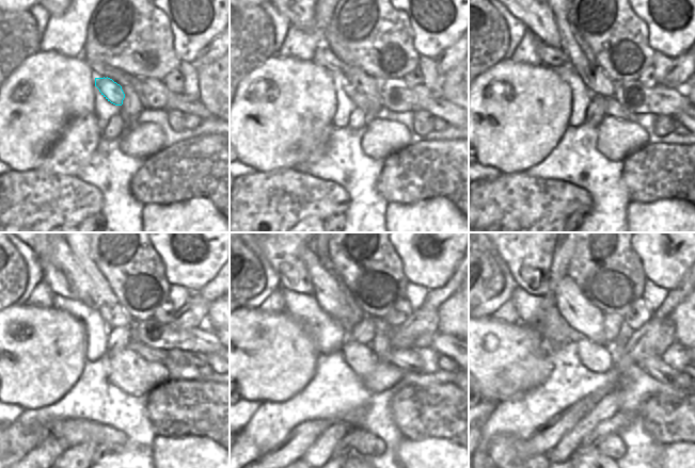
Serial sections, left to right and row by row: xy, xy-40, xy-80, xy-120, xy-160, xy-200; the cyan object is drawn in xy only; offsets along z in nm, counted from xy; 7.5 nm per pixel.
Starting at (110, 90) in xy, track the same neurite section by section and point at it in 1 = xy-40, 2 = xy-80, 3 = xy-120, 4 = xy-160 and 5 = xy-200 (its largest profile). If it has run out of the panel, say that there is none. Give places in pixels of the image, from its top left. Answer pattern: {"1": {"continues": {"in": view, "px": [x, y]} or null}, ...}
{"1": {"continues": {"in": "xy-40", "px": [360, 99]}}, "2": {"continues": {"in": "xy-80", "px": [614, 109]}}, "3": {"continues": {"in": "xy-120", "px": [155, 355]}}, "4": {"continues": {"in": "xy-160", "px": [409, 360]}}, "5": {"continues": {"in": "xy-200", "px": [678, 380]}}}

